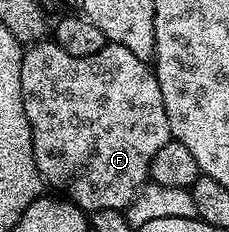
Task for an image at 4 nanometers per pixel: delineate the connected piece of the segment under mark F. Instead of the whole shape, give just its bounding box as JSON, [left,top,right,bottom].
[22,42,171,214]

